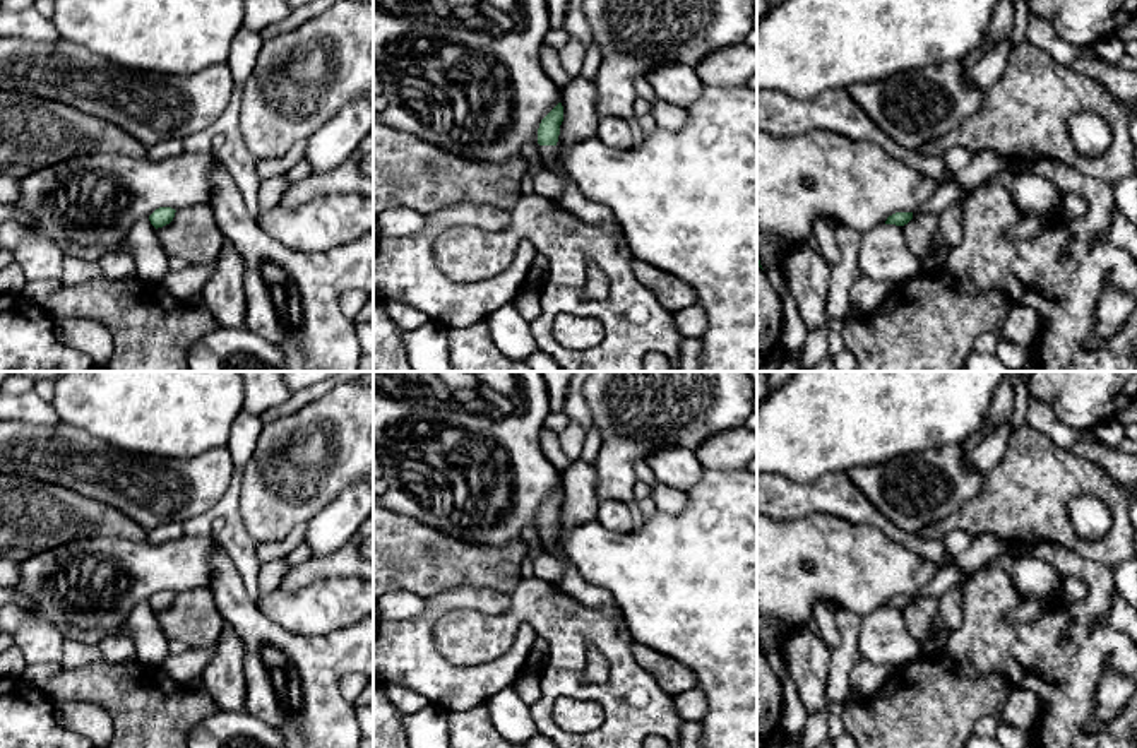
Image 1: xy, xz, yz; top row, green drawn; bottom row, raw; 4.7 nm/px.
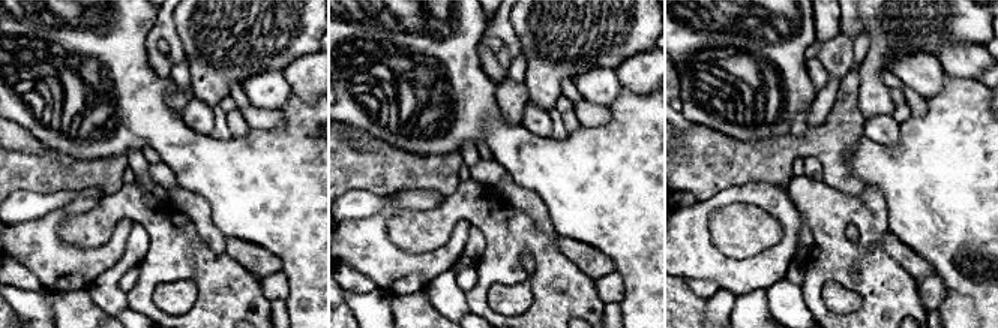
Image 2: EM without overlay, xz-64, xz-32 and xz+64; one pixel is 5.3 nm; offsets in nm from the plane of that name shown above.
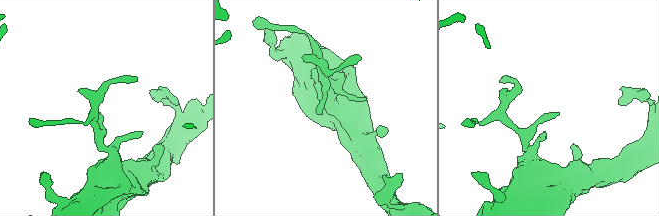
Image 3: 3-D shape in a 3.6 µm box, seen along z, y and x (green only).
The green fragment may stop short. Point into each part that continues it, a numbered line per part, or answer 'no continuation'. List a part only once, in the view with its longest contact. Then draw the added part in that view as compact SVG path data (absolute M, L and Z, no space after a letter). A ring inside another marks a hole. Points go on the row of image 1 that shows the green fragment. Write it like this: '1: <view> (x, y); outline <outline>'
1: xz (547, 153); outline M538 145L541 159L545 159L546 163L553 161L555 152L557 152L557 145Z

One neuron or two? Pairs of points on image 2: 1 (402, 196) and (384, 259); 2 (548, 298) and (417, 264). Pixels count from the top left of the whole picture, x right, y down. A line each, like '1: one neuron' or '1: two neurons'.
1: one neuron
2: two neurons

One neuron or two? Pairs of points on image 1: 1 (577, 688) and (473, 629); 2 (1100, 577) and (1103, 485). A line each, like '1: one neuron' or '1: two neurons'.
1: one neuron
2: two neurons

